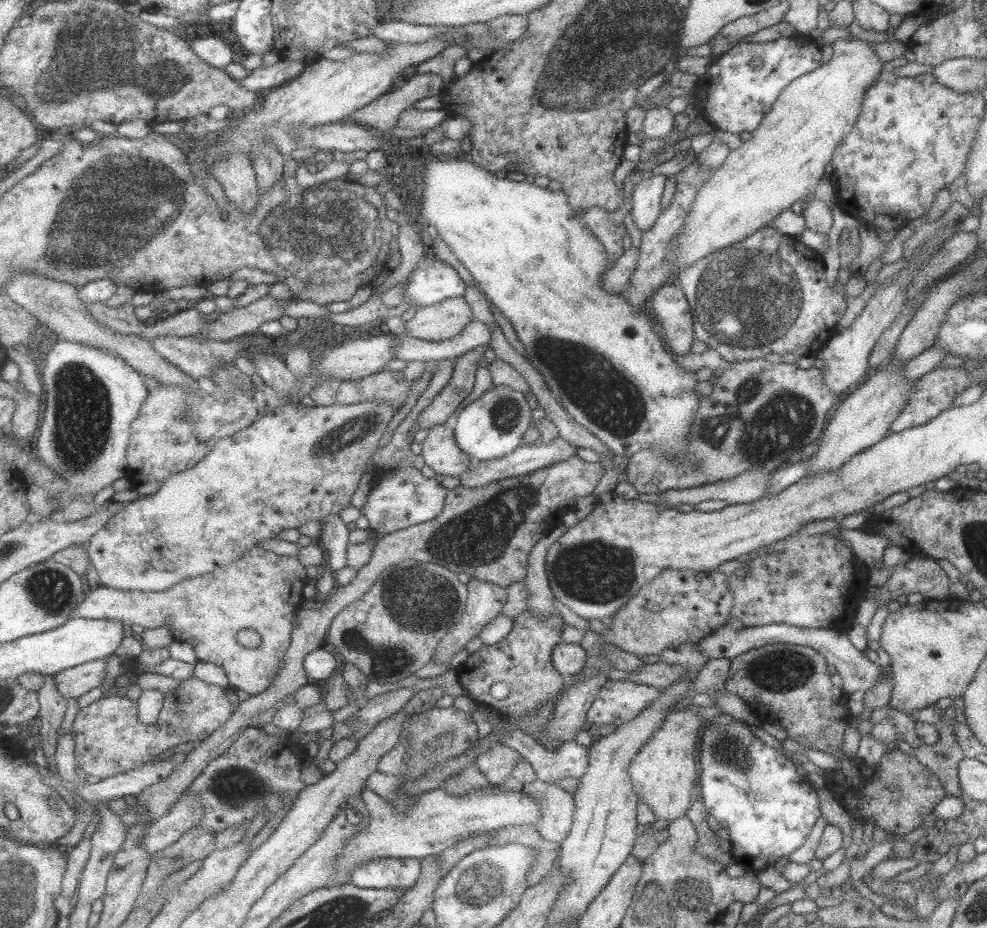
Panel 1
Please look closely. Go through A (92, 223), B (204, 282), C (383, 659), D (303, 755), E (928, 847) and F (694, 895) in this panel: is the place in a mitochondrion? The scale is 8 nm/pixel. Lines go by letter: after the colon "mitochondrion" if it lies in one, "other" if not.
A: mitochondrion
B: other
C: mitochondrion
D: other
E: other
F: mitochondrion

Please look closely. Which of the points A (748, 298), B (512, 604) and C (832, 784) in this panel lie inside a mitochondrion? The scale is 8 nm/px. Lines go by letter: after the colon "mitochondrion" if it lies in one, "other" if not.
A: mitochondrion
B: other
C: other

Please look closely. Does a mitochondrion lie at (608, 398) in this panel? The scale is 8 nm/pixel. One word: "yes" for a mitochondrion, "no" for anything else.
yes

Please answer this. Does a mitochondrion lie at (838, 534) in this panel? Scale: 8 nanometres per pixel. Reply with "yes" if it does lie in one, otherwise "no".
no

